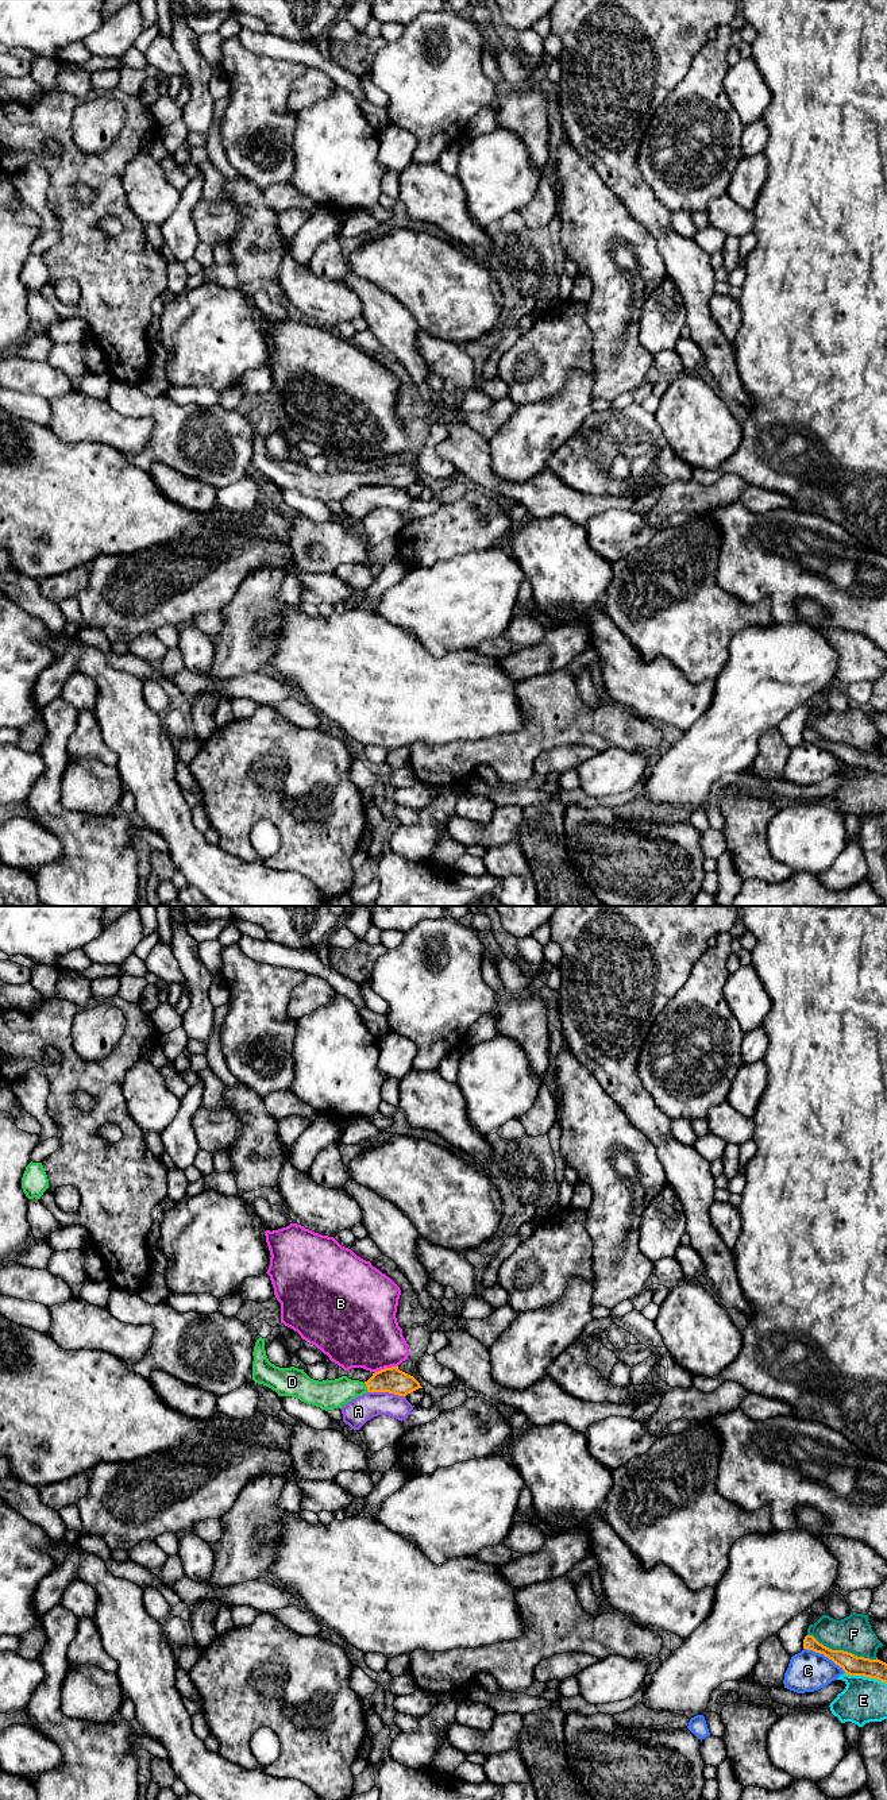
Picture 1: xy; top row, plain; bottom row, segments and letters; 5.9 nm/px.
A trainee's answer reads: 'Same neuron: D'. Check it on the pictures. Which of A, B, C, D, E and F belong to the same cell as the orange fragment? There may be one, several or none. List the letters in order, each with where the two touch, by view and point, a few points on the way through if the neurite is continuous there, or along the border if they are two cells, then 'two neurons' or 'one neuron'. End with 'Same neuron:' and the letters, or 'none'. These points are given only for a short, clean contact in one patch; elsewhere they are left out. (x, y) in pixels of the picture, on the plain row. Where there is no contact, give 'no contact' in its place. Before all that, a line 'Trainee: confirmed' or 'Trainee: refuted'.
Trainee: confirmed
A: xy (386, 484) | along xy (369, 484), (388, 484), (404, 489) | two neurons
B: xy (385, 461) | along xy (397, 458), (381, 461), (374, 466) | two neurons
C: xy (825, 748) | along xy (803, 740), (822, 746), (845, 764) | two neurons
D: xy (366, 480) | across xy (392, 473), (382, 473), (366, 480), (328, 486) | one neuron
E: xy (866, 769) | two neurons
F: xy (843, 743) | two neurons
Same neuron: D

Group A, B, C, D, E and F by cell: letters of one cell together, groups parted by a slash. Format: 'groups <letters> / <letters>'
groups A / B / C / D / E / F

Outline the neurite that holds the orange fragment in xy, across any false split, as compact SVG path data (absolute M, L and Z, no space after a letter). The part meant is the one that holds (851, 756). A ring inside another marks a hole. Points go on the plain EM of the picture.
M806 728L803 741L824 747L838 758L845 767L864 768L887 776L887 756L880 752L857 749L844 743L832 743L819 736L813 728Z

